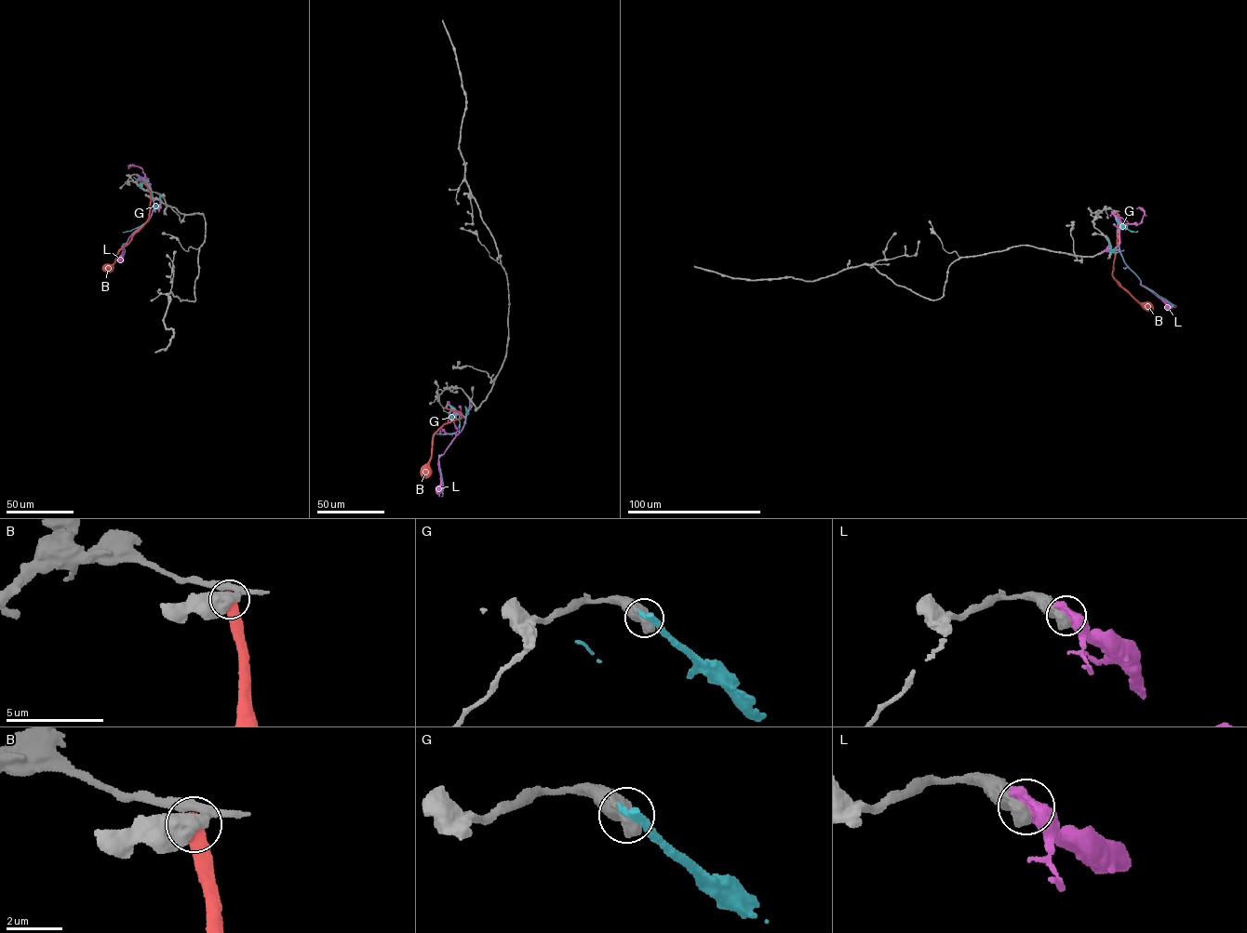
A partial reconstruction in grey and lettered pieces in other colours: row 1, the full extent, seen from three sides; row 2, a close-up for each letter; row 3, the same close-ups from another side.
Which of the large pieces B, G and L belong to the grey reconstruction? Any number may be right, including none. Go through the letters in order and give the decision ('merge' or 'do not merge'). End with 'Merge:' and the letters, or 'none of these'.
B: do not merge
G: do not merge
L: do not merge
Merge: none of these

